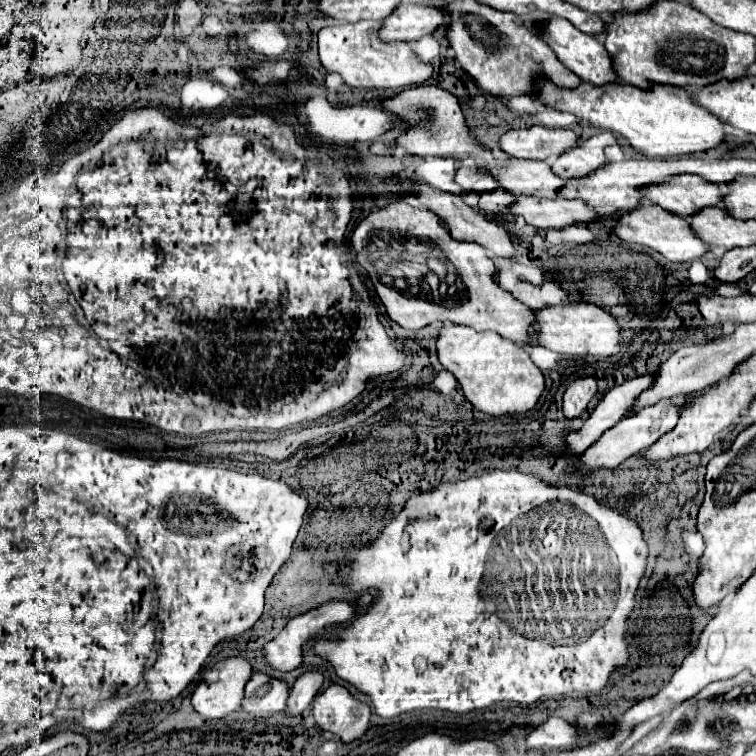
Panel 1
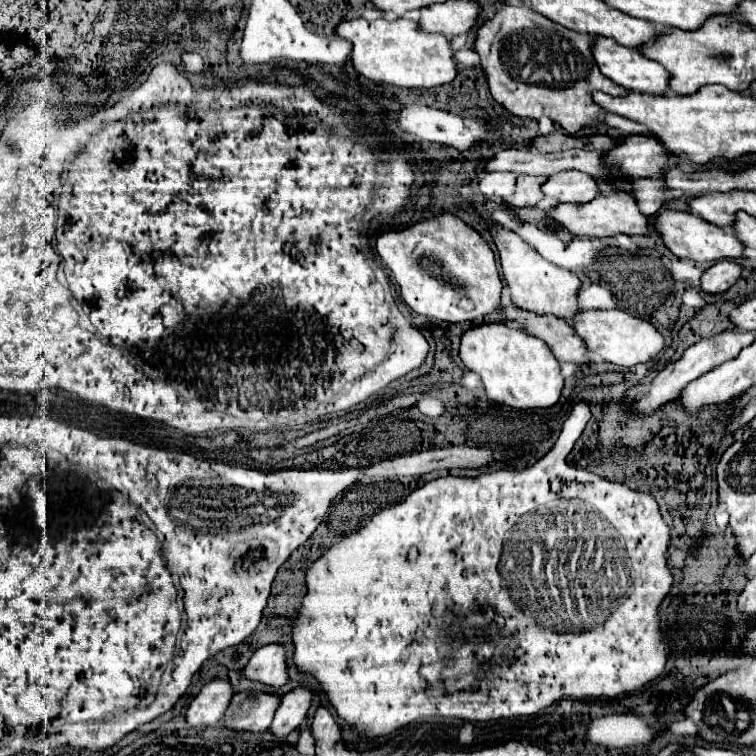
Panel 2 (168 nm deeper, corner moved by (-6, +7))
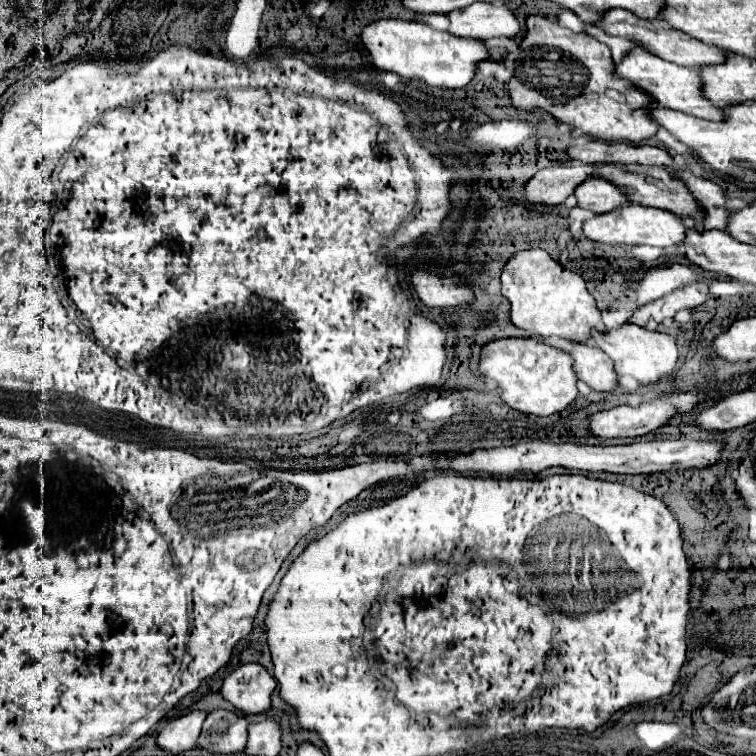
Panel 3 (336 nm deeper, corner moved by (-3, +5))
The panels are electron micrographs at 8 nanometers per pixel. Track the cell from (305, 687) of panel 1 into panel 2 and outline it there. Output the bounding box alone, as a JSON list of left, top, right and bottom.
[269,688,311,738]

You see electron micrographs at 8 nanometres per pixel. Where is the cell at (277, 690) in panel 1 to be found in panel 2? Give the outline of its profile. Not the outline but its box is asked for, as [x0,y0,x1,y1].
[221,692,279,732]

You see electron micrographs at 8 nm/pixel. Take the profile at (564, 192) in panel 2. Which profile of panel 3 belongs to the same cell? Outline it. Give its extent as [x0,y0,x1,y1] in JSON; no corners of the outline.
[574,178,626,214]

